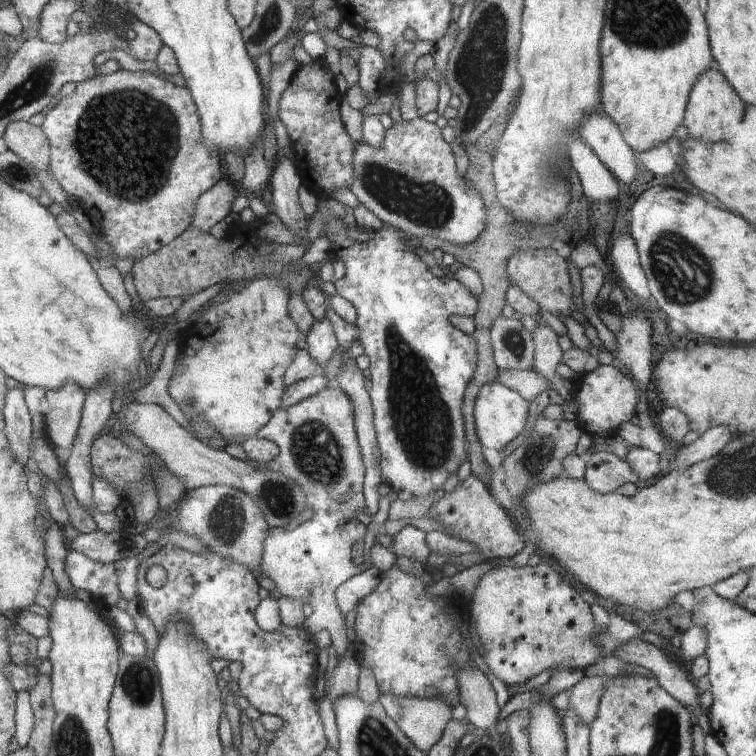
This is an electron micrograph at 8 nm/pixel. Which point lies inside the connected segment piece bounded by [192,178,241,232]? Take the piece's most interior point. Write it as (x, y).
(213, 206)

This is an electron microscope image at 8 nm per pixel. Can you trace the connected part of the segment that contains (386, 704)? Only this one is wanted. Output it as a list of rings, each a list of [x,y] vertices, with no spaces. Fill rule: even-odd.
[[[380,694],[379,701],[382,702],[383,709],[387,711],[387,714],[391,719],[396,722],[396,726],[398,726],[404,734],[408,734],[408,738],[411,739],[411,742],[416,744],[418,750],[424,750],[424,752],[428,752],[431,746],[434,746],[434,744],[440,740],[440,736],[442,736],[445,726],[450,722],[450,718],[453,718],[451,715],[452,706],[446,704],[442,698],[416,698],[416,696]]]

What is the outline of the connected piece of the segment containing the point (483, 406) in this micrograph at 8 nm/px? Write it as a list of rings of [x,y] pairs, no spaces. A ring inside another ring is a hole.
[[[492,382],[482,386],[476,402],[474,402],[474,422],[476,422],[476,432],[484,448],[490,450],[504,450],[522,430],[524,430],[524,420],[528,418],[528,402],[514,390],[500,382]]]

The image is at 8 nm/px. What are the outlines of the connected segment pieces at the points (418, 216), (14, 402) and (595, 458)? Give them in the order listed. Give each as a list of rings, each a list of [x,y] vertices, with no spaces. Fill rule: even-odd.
[[[420,116],[410,121],[396,117],[392,127],[385,130],[384,140],[382,140],[382,144],[378,144],[378,148],[372,148],[372,144],[366,144],[366,140],[358,140],[358,142],[356,142],[356,150],[354,150],[352,156],[354,156],[354,168],[352,168],[352,170],[354,170],[354,176],[352,176],[350,190],[354,196],[356,196],[356,199],[373,214],[376,214],[384,224],[392,224],[392,226],[398,228],[398,230],[406,232],[408,236],[436,237],[440,240],[450,242],[450,244],[457,245],[467,245],[474,242],[486,228],[487,210],[482,194],[476,187],[470,186],[470,182],[468,182],[468,186],[466,186],[466,176],[464,176],[464,178],[458,176],[458,172],[456,172],[456,160],[454,160],[452,148],[450,148],[448,142],[442,138],[442,132],[440,132],[440,128],[438,128],[435,123],[429,123]]]
[[[25,386],[10,388],[7,396],[6,408],[8,438],[12,442],[12,450],[18,461],[24,466],[30,462],[30,450],[34,442],[34,420],[32,412],[26,402]]]
[[[591,451],[587,454],[583,478],[592,490],[600,494],[614,493],[623,484],[636,484],[640,481],[638,472],[634,472],[625,460],[604,451]]]

